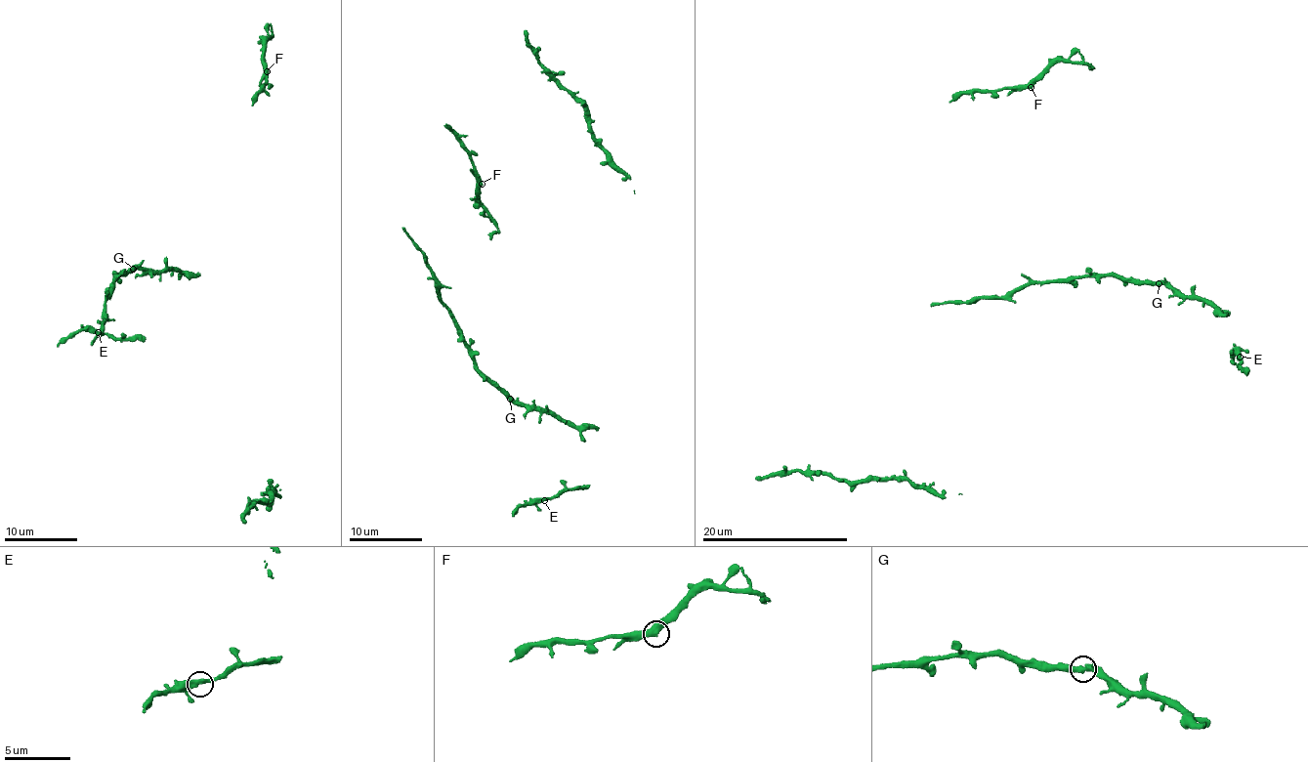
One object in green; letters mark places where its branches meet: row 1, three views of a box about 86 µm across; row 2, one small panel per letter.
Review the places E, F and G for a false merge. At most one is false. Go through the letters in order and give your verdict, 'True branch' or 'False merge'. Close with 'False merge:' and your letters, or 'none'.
E: True branch
F: True branch
G: True branch
False merge: none

